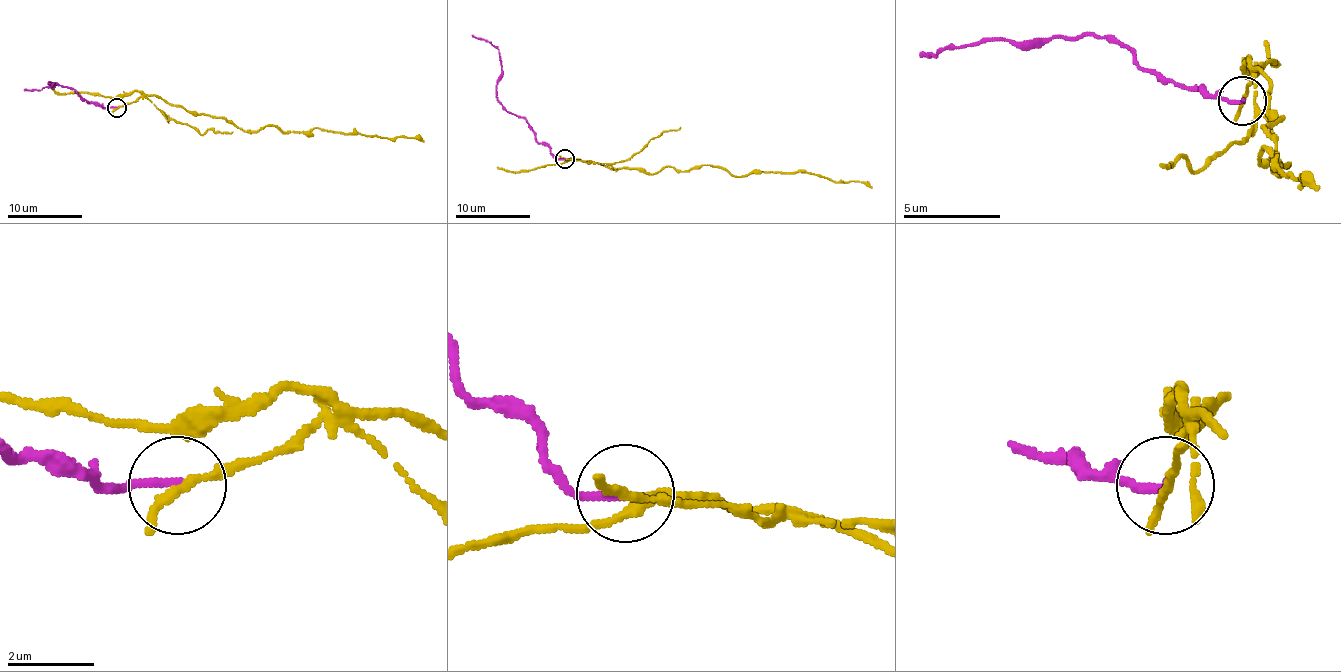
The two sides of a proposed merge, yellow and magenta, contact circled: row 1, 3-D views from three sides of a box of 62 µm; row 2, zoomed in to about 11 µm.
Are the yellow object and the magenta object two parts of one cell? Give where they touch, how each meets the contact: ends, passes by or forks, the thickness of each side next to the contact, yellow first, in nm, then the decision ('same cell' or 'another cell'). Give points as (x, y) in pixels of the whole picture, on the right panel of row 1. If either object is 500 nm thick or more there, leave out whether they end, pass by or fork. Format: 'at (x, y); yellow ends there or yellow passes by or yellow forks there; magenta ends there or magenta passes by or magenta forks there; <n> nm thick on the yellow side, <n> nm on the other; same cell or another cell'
at (1242, 101); yellow passes by; magenta ends there; 180 nm thick on the yellow side, 200 nm on the other; another cell

